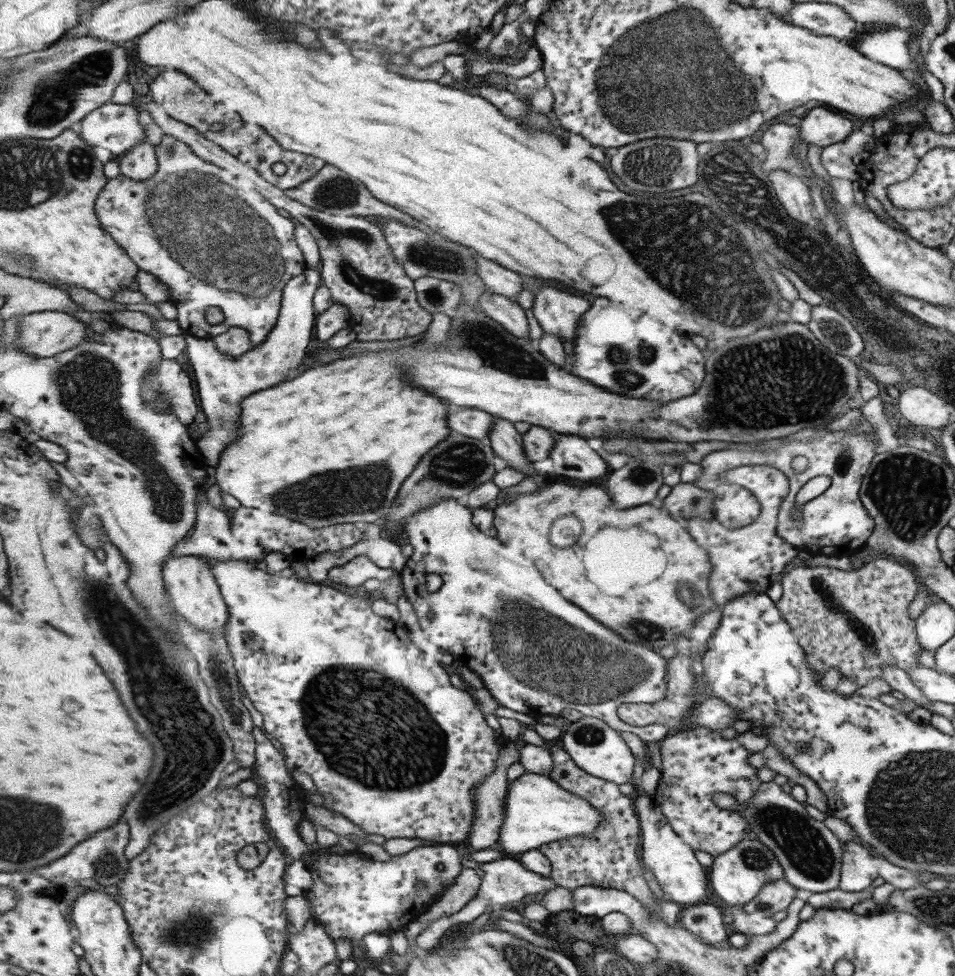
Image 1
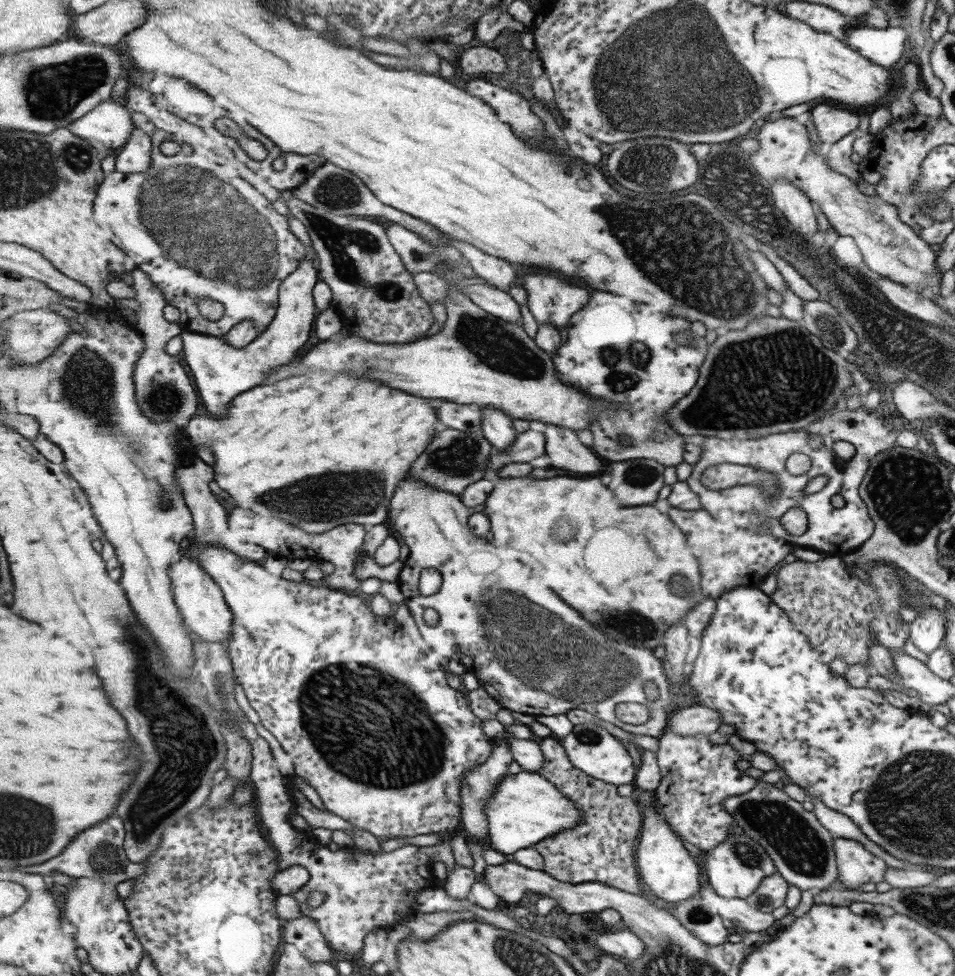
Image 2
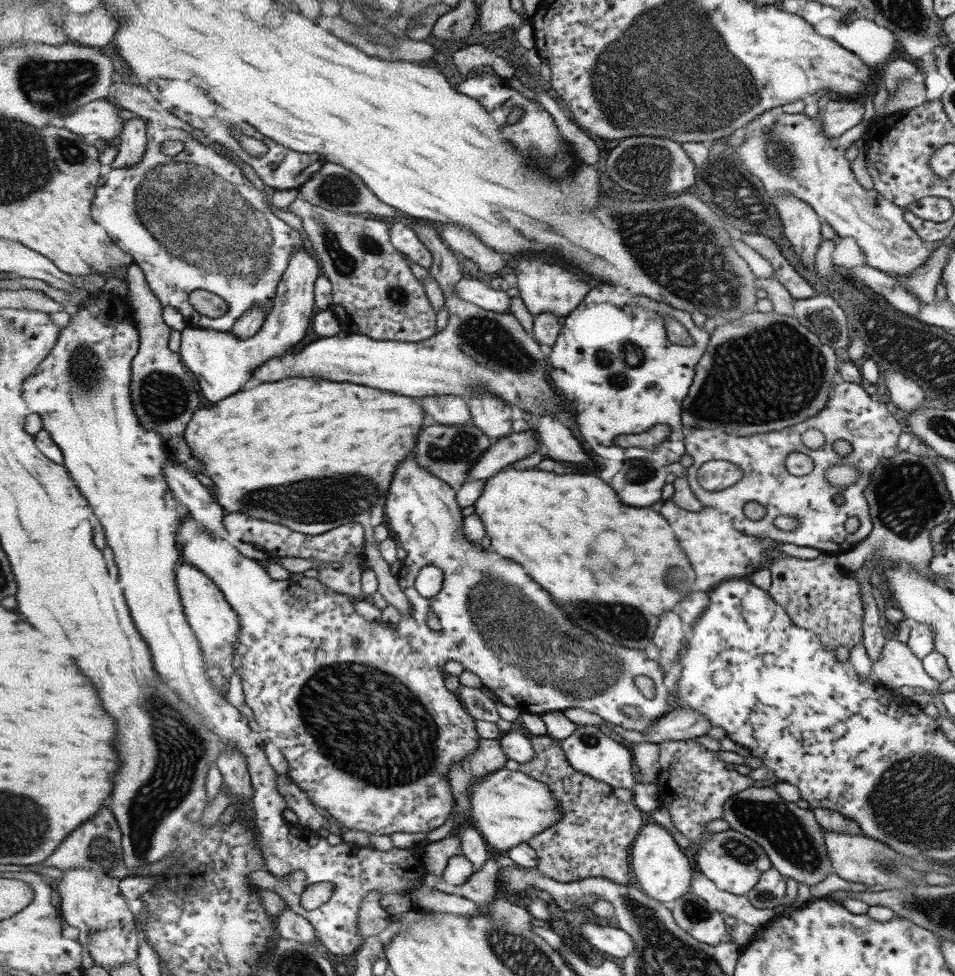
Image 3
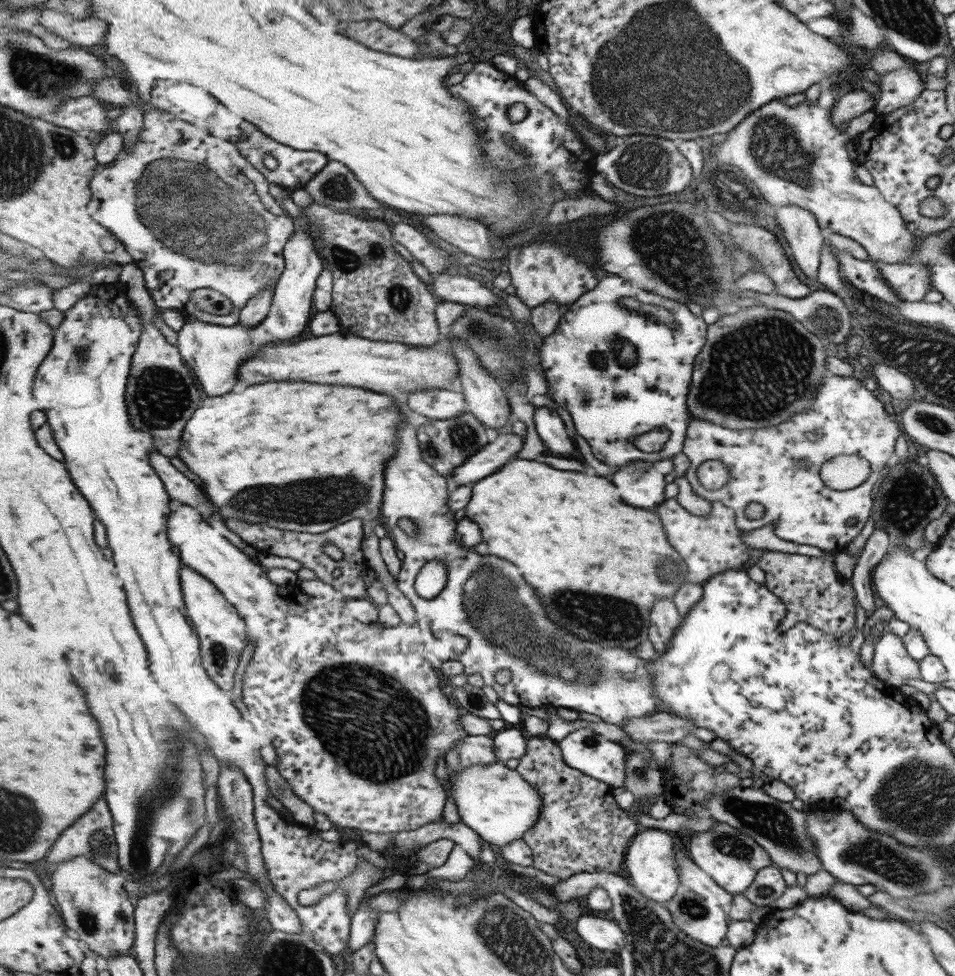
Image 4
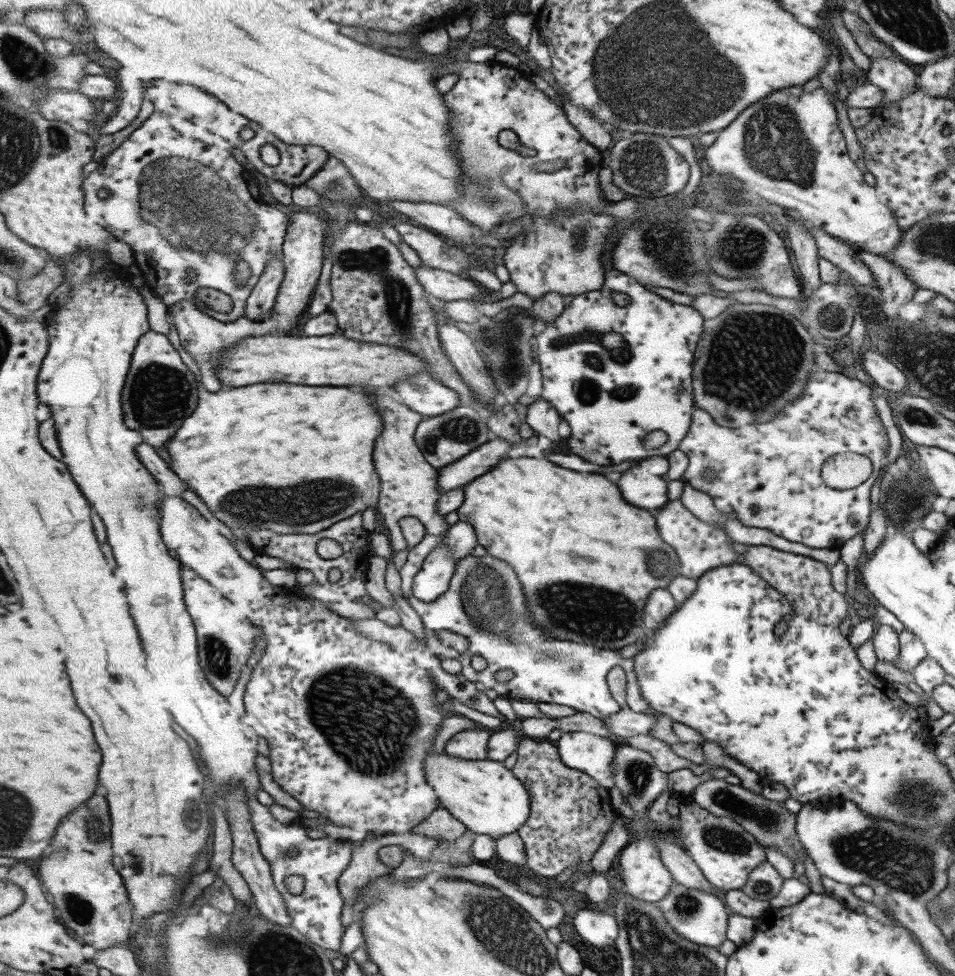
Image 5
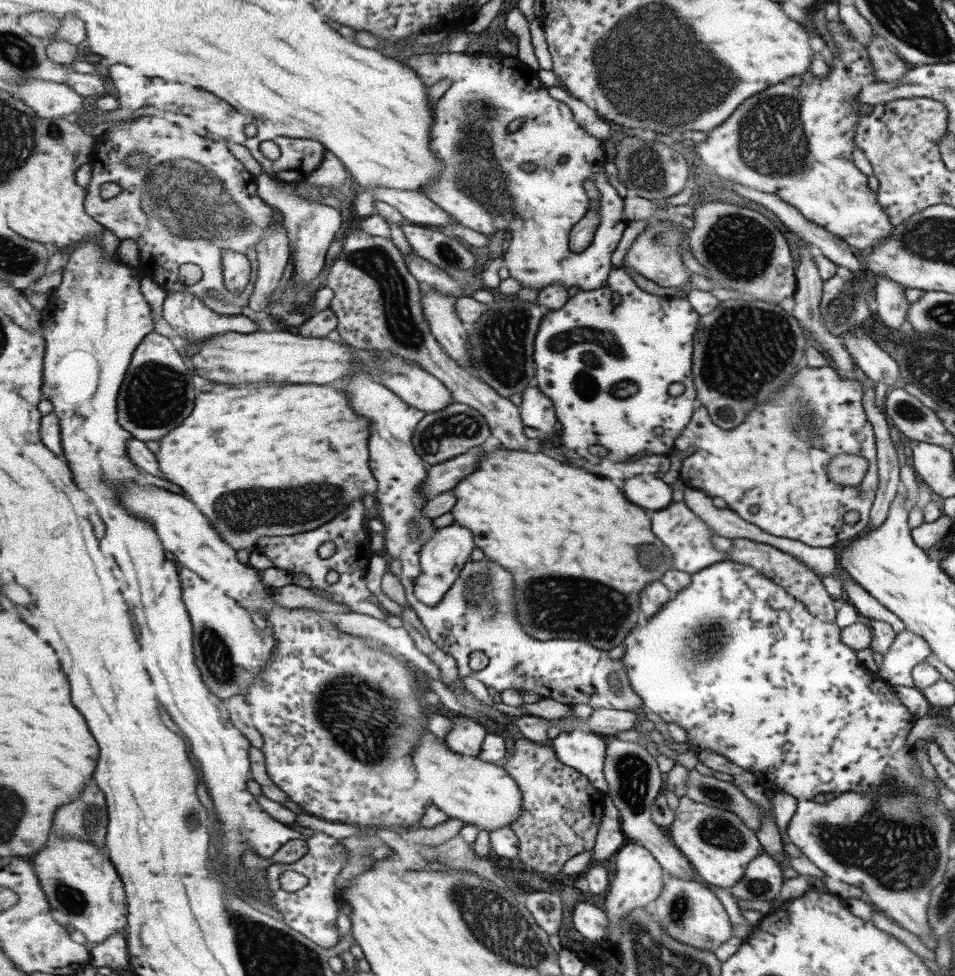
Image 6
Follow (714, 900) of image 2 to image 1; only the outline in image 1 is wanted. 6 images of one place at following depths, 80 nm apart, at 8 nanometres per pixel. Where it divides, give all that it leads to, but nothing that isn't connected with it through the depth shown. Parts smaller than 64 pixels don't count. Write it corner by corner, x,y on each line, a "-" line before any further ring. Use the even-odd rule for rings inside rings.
719,906
719,909
723,911
724,915
731,916
731,924
733,932
739,932
745,936
764,935
771,932
775,928
775,922
771,917
767,917
761,911
747,914
743,912
742,906

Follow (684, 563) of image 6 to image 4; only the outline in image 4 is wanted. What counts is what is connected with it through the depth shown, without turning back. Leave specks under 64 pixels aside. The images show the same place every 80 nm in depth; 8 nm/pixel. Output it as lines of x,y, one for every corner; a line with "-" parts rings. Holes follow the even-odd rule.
674,497
662,503
657,508
657,514
661,516
670,543
687,563
688,581
703,585
711,576
727,568
747,570
751,566
752,559
747,554
749,547
740,539
740,531
734,525
734,513
723,504
712,504
709,516
695,516

